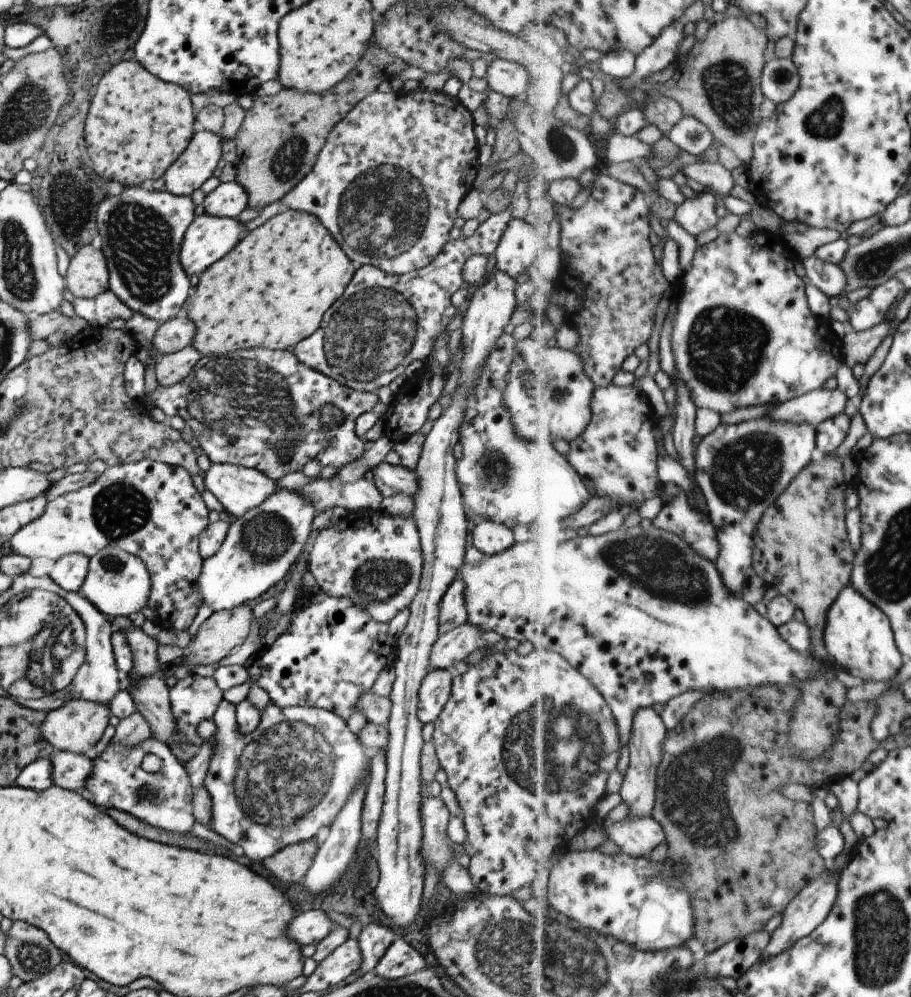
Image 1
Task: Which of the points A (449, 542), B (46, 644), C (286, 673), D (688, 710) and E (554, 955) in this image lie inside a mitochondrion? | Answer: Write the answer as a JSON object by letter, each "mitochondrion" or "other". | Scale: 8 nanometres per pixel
{"A":"other","B":"mitochondrion","C":"other","D":"other","E":"mitochondrion"}

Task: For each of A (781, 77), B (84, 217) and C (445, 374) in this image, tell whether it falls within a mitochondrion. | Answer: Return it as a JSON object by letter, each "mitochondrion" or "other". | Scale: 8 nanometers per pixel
{"A":"mitochondrion","B":"mitochondrion","C":"other"}

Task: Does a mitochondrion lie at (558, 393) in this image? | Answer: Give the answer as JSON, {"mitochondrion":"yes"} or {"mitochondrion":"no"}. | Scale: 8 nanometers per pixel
{"mitochondrion":"no"}

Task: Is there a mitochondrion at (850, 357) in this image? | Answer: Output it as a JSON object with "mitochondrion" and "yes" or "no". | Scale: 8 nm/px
{"mitochondrion":"no"}

